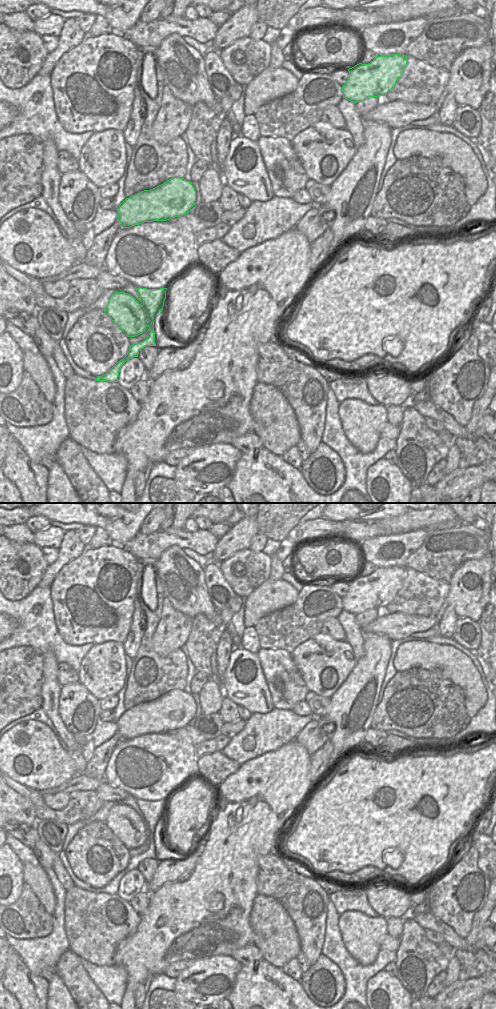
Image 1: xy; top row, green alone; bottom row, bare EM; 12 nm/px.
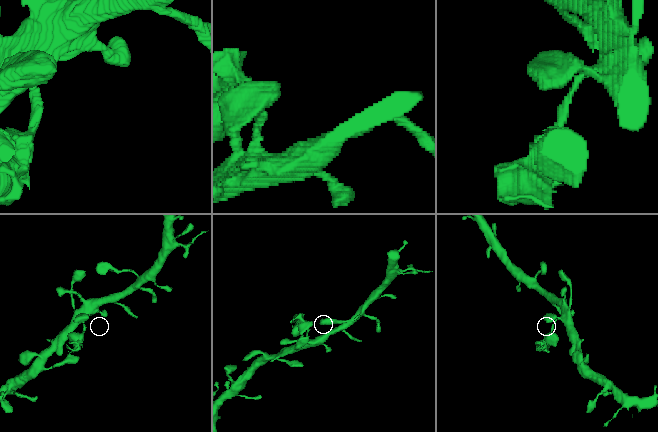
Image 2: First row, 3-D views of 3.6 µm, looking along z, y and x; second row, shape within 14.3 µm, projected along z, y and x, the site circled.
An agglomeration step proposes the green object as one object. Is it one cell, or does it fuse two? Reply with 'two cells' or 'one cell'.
two cells

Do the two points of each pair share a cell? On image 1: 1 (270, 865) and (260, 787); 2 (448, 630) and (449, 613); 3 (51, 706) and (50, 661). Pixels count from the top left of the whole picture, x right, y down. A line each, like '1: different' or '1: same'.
1: different
2: same
3: same

